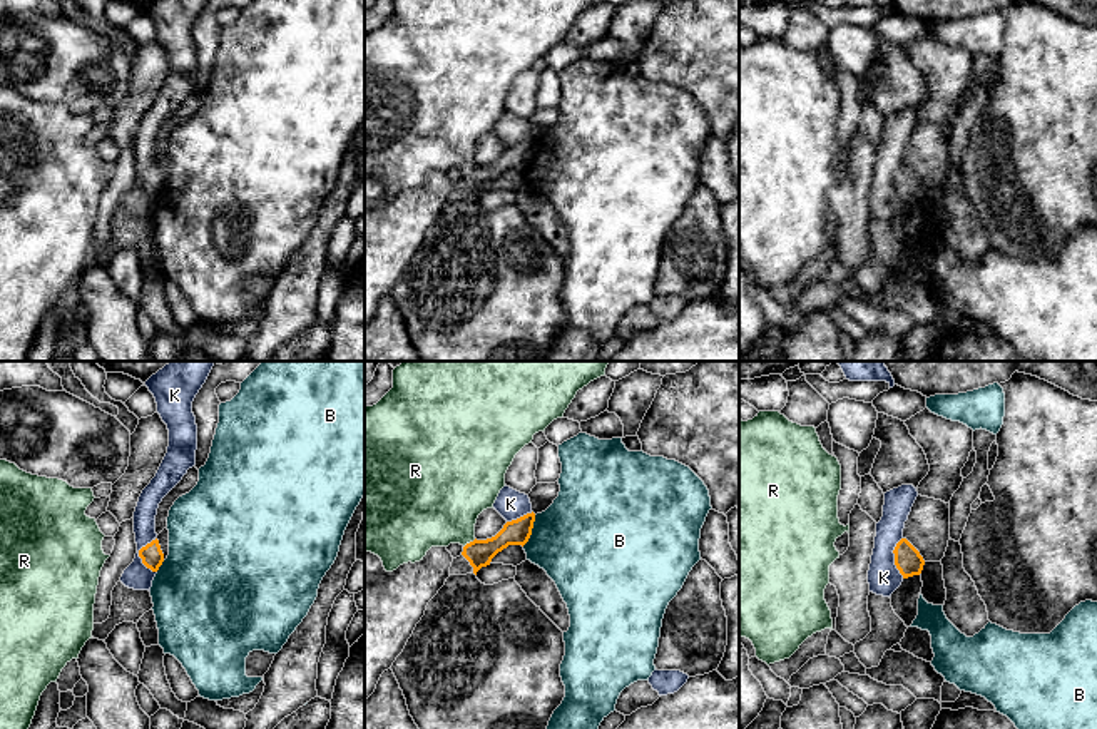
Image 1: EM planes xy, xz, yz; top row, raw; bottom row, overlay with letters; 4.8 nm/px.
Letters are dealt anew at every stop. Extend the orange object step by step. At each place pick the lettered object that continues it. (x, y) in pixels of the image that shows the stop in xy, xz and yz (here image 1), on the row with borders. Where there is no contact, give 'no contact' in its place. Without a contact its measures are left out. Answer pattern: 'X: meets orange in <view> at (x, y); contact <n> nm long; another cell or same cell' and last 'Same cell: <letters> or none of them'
B: meets orange in xz at (530, 530); contact 170 nm long; another cell
K: meets orange in xy at (139, 555); contact 170 nm long; another cell
R: meets orange in xz at (470, 542); contact 80 nm long; same cell
Same cell: R

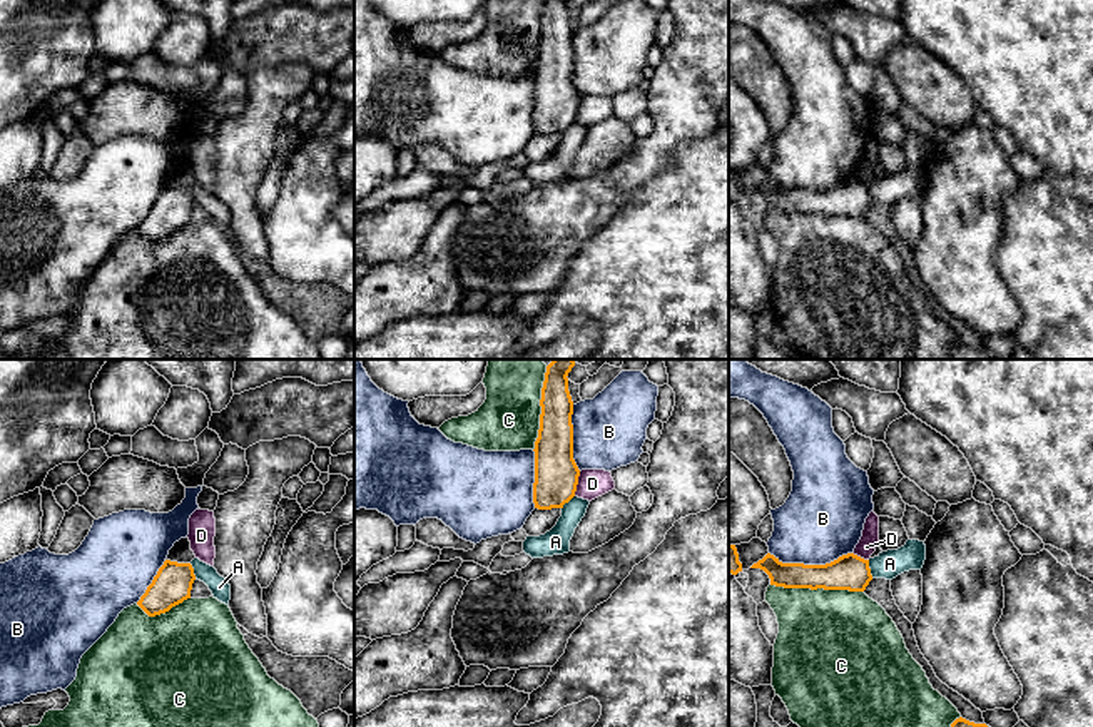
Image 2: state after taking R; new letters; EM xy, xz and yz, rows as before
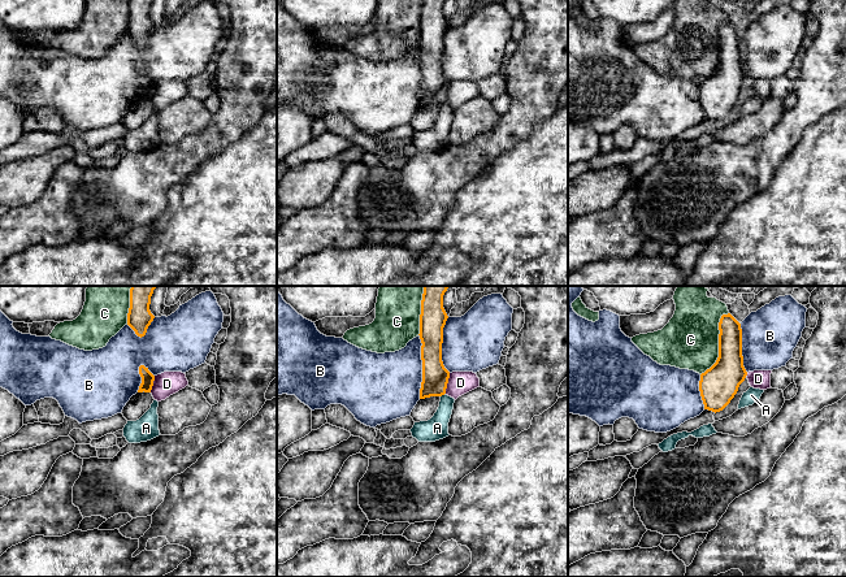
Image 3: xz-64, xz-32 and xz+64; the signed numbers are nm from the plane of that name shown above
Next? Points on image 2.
A: meets orange in yz at (869, 569); contact 90 nm long; another cell
B: meets orange in yz at (809, 565); contact 400 nm long; another cell
C: meets orange in yz at (818, 587); contact 440 nm long; another cell
D: meets orange in xz at (577, 483); contact 120 nm long; another cell
Same cell: none of them

